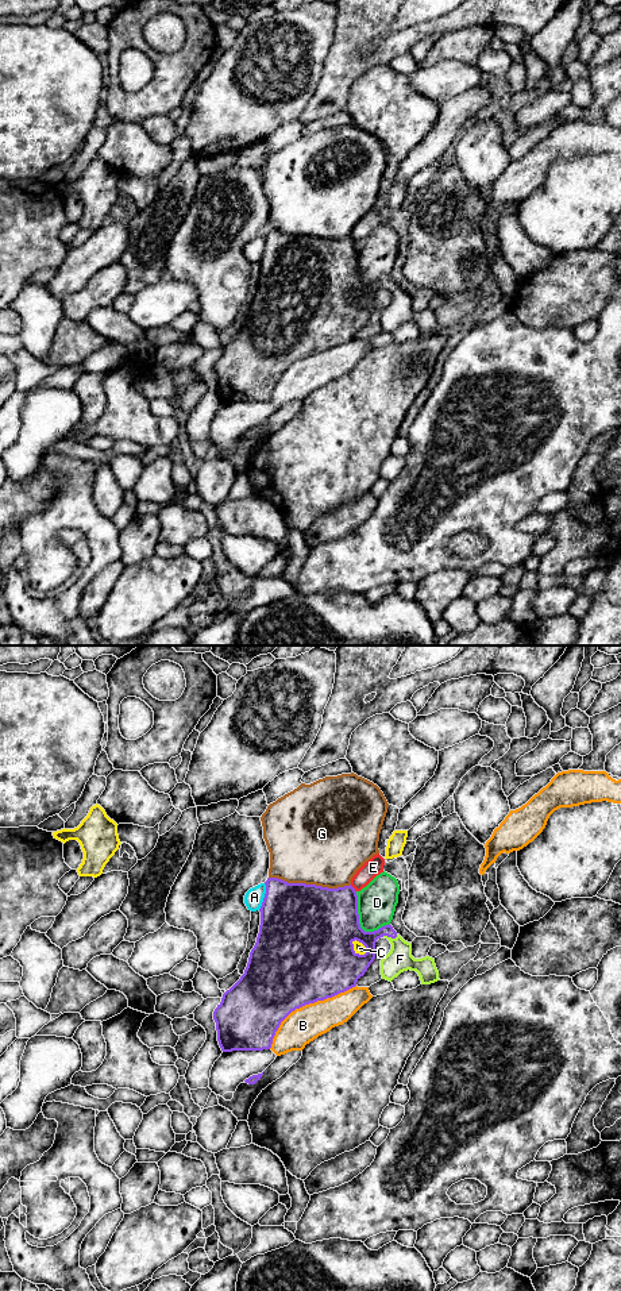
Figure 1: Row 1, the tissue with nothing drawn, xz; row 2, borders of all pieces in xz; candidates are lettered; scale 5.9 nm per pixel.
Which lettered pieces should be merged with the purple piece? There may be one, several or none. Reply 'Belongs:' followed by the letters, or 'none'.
Belongs: F

